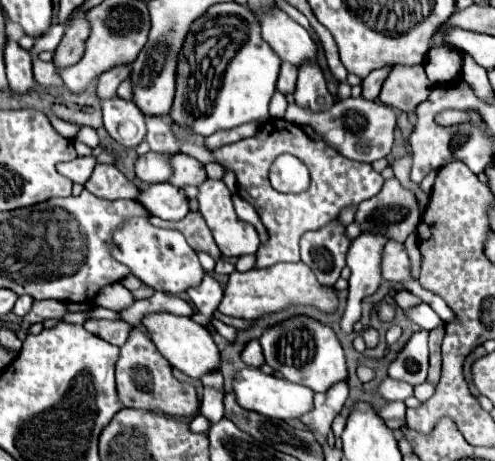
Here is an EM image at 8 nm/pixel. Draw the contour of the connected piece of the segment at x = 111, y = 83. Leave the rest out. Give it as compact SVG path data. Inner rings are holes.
M117 67L117 69L111 69L107 73L103 73L103 77L97 79L97 97L99 101L105 101L105 99L113 99L117 95L117 87L119 83L129 75L129 69L127 67Z

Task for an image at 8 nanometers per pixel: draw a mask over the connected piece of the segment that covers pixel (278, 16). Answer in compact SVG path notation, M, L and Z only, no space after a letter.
M277 7L269 15L261 11L257 11L257 15L261 19L263 39L273 47L281 61L287 61L295 67L305 65L305 61L313 61L315 65L319 65L317 45L299 23L289 19Z

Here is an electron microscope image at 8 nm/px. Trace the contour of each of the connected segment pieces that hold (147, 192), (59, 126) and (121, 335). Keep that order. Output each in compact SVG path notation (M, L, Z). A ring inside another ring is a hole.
M155 183L147 185L139 199L137 199L151 215L169 219L169 221L181 221L189 213L189 201L181 187L175 187L171 183Z
M49 117L51 119L51 125L63 135L63 137L67 137L67 139L73 139L75 137L75 133L77 133L77 125L73 125L73 123L65 123L63 119L57 119L57 117Z
M89 319L83 325L87 331L91 331L93 335L113 343L113 345L123 345L131 333L131 325L127 325L125 321L107 321L107 319Z

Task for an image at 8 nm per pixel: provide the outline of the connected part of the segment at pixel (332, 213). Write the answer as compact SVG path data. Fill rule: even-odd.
M269 119L257 129L253 137L207 151L215 157L217 163L225 165L237 175L239 195L255 207L259 219L269 231L269 241L257 251L257 269L275 265L279 261L299 261L299 239L305 231L313 231L335 221L345 207L357 207L361 201L371 199L383 185L383 177L369 163L343 157L325 141L309 139L299 125L285 119ZM283 153L295 155L309 167L311 185L305 193L291 195L271 187L269 167Z

